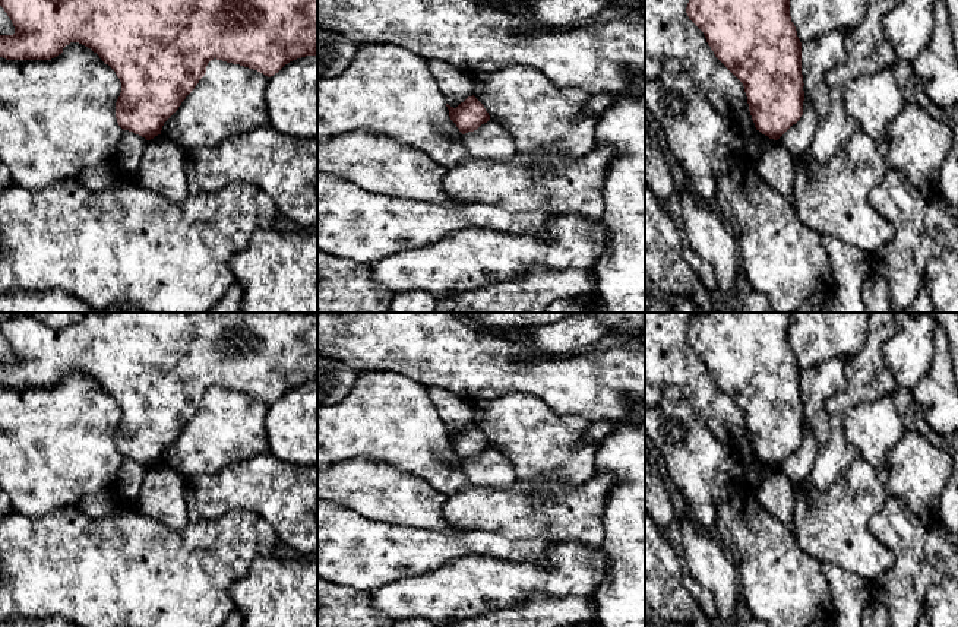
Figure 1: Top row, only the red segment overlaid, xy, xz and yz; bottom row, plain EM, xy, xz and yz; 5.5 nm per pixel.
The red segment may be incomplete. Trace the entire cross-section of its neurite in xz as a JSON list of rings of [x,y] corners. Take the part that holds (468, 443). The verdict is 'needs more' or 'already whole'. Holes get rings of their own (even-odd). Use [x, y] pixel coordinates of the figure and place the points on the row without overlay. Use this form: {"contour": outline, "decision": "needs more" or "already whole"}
{"contour": [[[472,422],[461,430],[456,436],[448,433],[449,444],[462,462],[477,457],[490,447],[484,433]]], "decision": "already whole"}

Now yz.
{"contour": [[[704,313],[701,316],[692,316],[686,335],[689,346],[704,360],[715,384],[743,411],[756,457],[774,468],[778,468],[803,443],[804,411],[802,402],[802,370],[790,343],[791,316],[793,313]]], "decision": "already whole"}

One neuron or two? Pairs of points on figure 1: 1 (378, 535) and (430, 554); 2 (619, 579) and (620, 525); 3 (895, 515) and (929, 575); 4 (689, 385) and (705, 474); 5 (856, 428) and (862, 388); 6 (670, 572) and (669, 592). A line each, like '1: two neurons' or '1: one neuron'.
1: one neuron
2: one neuron
3: one neuron
4: two neurons
5: two neurons
6: one neuron

